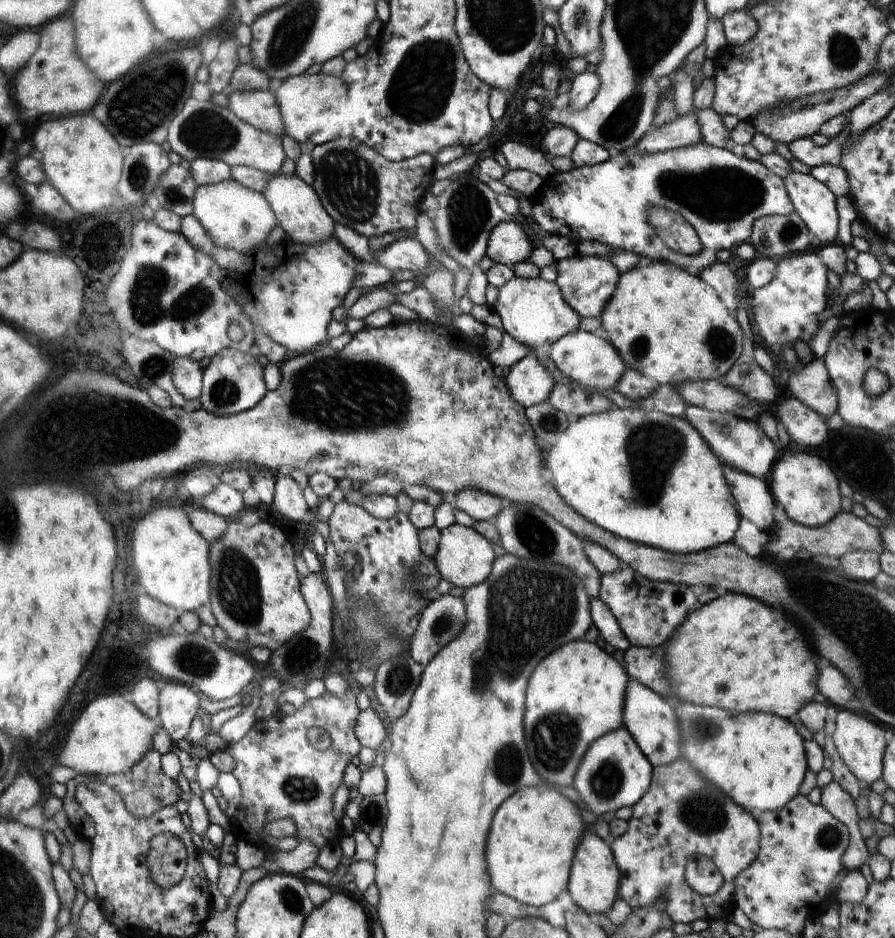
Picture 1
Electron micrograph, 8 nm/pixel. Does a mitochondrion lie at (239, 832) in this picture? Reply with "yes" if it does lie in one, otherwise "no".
no

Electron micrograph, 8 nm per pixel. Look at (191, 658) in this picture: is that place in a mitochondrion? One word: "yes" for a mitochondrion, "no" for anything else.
yes

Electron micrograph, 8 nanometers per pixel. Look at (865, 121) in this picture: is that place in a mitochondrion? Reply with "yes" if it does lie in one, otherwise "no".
no

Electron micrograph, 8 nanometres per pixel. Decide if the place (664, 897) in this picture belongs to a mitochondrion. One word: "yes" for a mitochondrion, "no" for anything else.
yes

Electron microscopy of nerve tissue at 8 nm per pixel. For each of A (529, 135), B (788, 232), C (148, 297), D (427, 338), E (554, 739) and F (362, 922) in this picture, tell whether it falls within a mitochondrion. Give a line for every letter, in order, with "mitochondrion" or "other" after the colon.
A: other
B: mitochondrion
C: mitochondrion
D: other
E: mitochondrion
F: other

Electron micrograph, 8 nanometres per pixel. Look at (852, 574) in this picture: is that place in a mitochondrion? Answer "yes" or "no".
no

